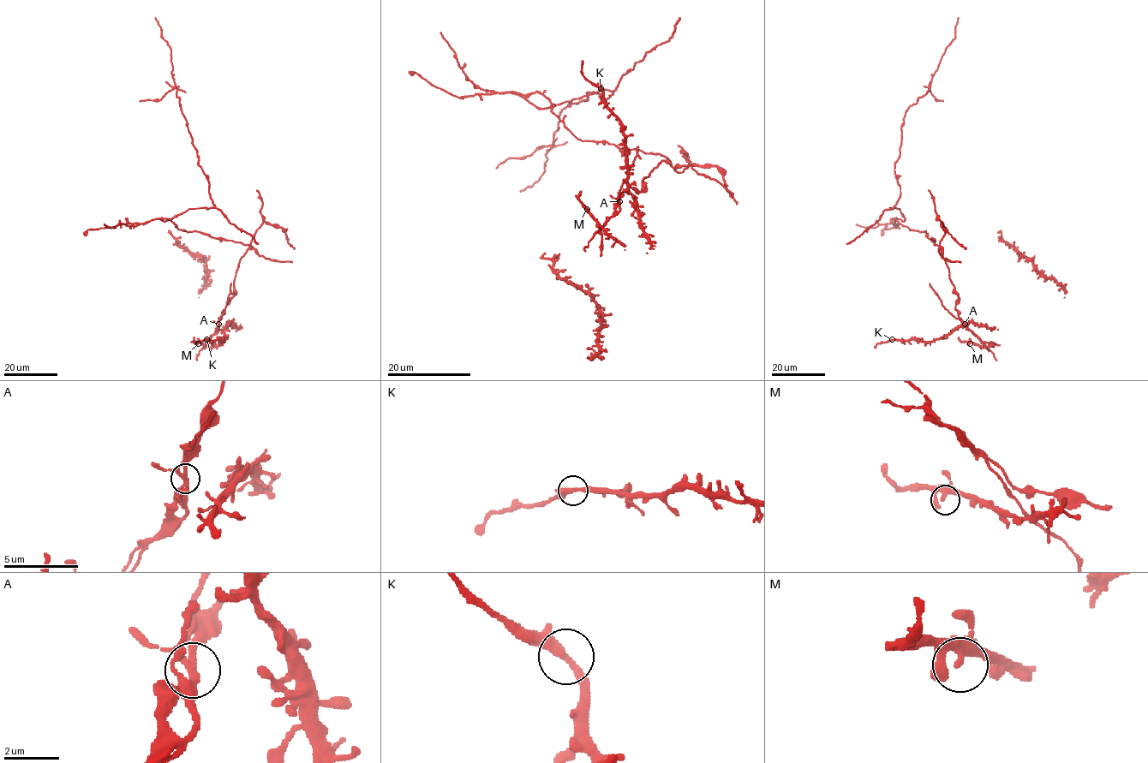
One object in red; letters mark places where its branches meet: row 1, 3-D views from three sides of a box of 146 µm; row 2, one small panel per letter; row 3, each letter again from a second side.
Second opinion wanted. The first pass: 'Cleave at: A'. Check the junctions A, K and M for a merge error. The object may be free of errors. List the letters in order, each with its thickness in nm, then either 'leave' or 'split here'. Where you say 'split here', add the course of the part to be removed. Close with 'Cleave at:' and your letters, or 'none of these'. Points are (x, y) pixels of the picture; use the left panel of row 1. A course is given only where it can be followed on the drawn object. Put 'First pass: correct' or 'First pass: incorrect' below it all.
A: calibre 200 nm; split here; course (218, 324), (251, 246), (158, 219), (214, 205), (155, 18)
K: calibre 240 nm; leave
M: calibre 280 nm; leave
Cleave at: A
First pass: correct

